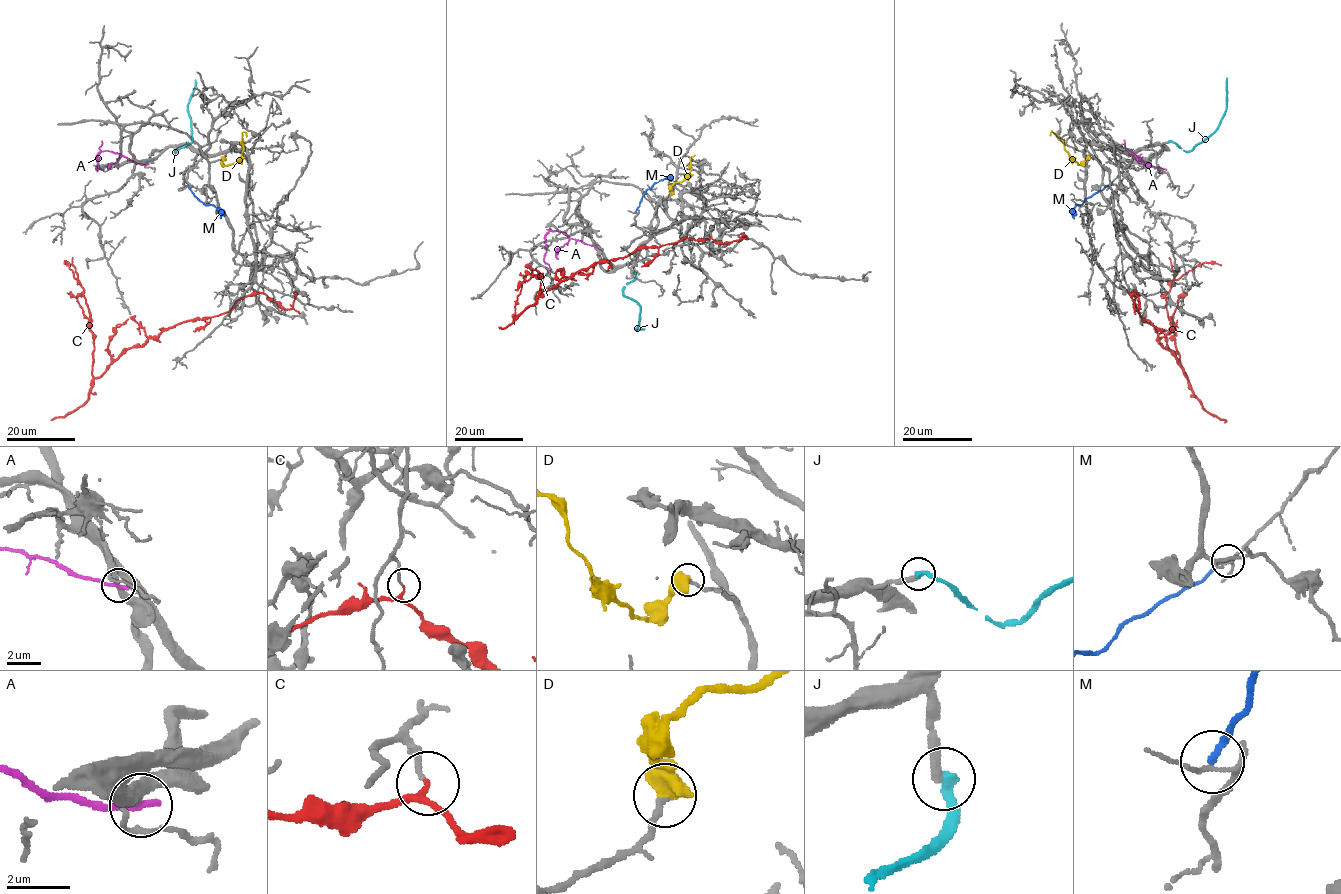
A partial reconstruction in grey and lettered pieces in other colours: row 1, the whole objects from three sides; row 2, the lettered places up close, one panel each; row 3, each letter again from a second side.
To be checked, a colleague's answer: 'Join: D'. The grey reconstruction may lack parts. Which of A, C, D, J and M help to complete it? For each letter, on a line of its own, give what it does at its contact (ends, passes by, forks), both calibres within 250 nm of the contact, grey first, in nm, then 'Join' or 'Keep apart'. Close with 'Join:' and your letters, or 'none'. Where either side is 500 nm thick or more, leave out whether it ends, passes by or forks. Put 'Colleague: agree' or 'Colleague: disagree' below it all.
A: It ends there. Thickness 300 nm (grey) against 260 nm. Keep apart
C: It passes by. Thickness 120 nm (grey) against 110 nm. Keep apart
D: Thickness 200 nm (grey) against 750 nm. Join
J: It ends there. Thickness 320 nm (grey) against 360 nm. Keep apart
M: It ends there. Thickness 120 nm (grey) against 190 nm. Keep apart
Join: D
Colleague: agree

